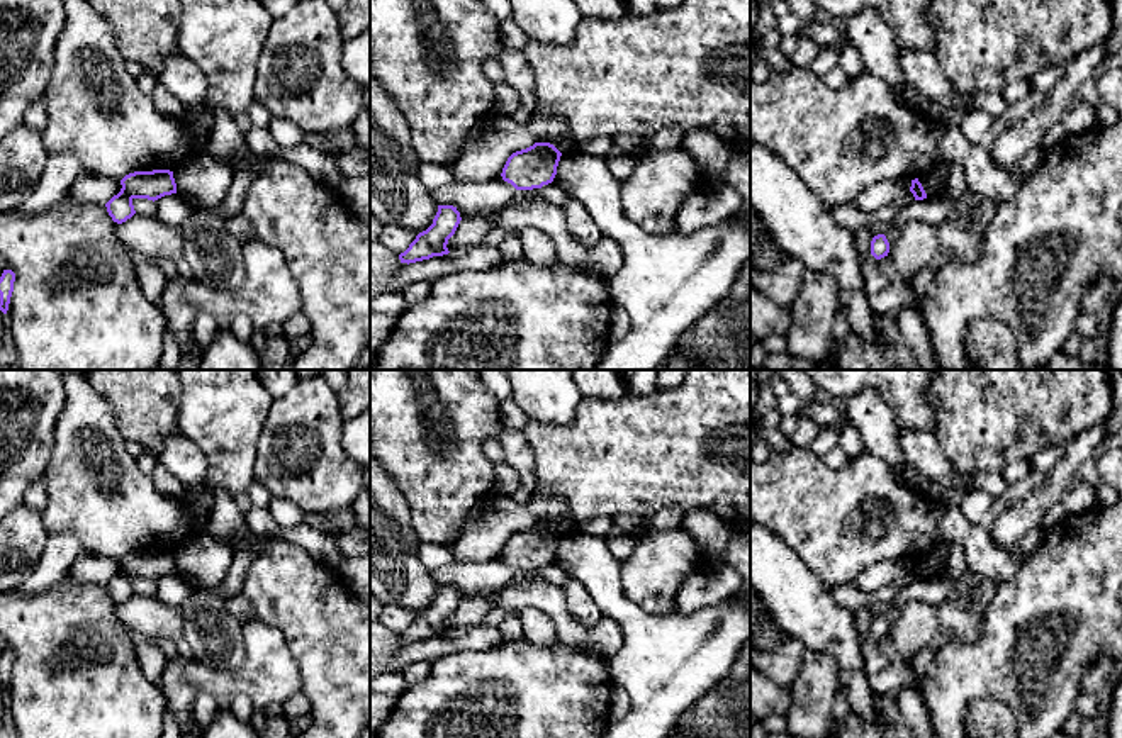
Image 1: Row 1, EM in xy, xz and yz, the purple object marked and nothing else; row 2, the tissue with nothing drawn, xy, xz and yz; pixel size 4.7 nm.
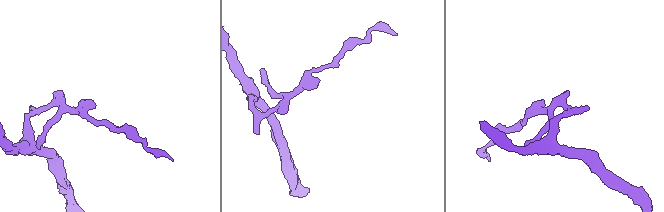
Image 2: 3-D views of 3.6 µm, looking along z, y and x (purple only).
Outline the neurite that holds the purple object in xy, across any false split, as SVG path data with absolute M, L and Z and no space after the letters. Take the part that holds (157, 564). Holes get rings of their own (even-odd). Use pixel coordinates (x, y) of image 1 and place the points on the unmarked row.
M170 550L134 551L126 555L121 565L121 572L105 584L109 595L117 604L126 602L136 594L134 579L154 582L165 575L177 573L177 563Z

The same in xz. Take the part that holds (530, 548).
M535 523L533 526L513 533L504 548L502 560L516 570L541 568L553 562L562 533L550 523Z

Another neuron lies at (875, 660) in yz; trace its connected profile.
M867 606L852 611L856 626L861 636L862 655L869 675L878 674L888 667L884 655L879 650L879 640L871 635L872 612Z

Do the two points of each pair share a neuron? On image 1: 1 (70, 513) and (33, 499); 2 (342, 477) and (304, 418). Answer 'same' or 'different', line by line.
1: different
2: same

